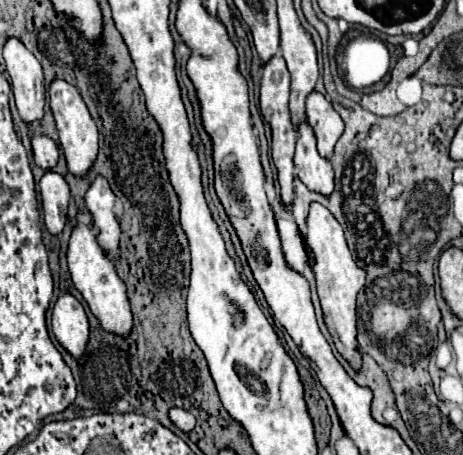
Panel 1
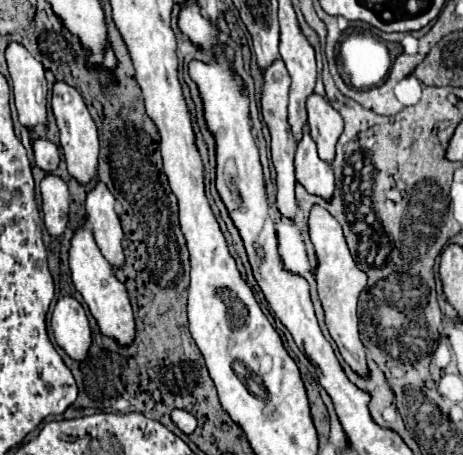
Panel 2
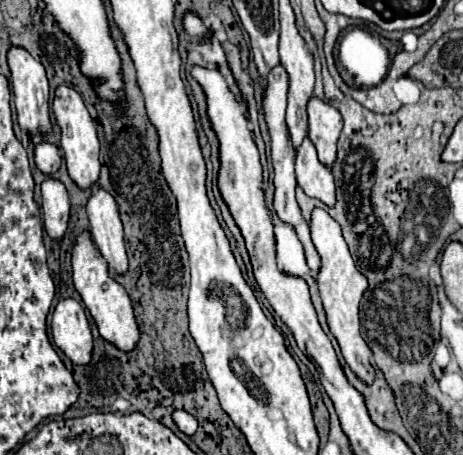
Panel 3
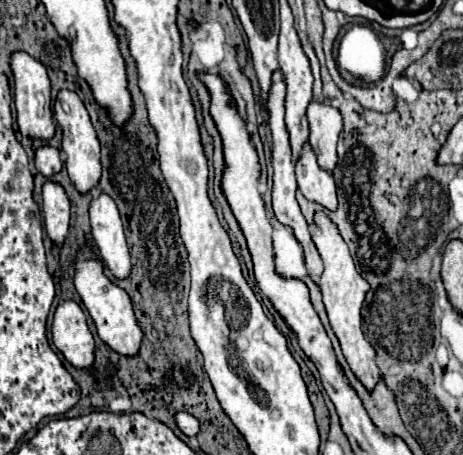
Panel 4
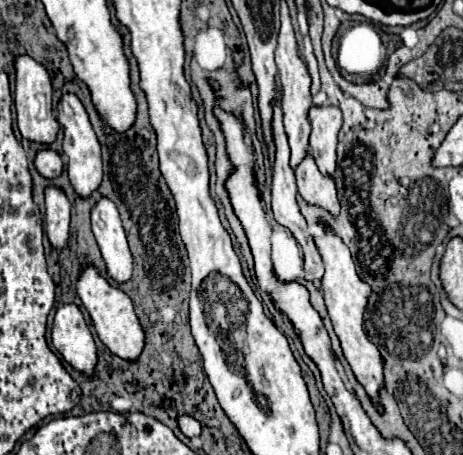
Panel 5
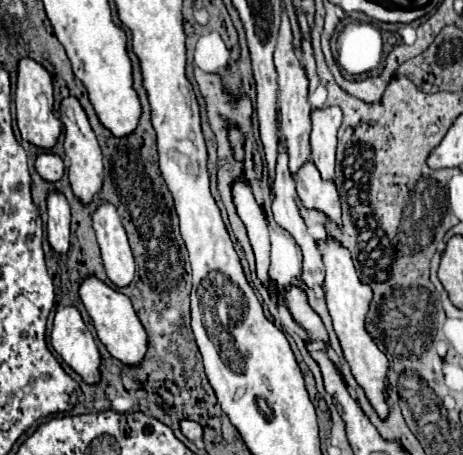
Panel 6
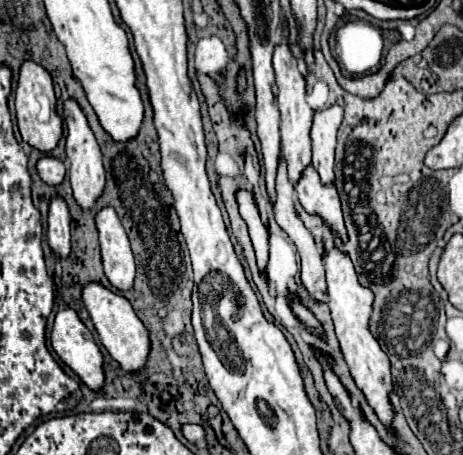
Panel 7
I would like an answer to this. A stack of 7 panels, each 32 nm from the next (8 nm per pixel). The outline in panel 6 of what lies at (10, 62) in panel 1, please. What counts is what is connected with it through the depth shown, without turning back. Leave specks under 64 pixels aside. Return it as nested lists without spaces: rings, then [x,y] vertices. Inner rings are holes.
[[[20,60],[14,102],[16,102],[16,122],[18,122],[18,130],[22,134],[22,140],[26,140],[42,150],[50,150],[58,142],[58,136],[62,132],[62,122],[54,114],[52,78],[44,66],[36,64],[34,60]]]

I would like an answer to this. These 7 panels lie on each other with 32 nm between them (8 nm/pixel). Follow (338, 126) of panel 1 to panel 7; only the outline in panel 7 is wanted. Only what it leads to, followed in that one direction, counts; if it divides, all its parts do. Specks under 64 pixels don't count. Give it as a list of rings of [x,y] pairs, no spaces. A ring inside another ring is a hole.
[[[330,106],[326,110],[314,112],[314,124],[310,130],[312,166],[320,174],[322,184],[334,184],[334,146],[342,118],[344,110],[340,106]]]

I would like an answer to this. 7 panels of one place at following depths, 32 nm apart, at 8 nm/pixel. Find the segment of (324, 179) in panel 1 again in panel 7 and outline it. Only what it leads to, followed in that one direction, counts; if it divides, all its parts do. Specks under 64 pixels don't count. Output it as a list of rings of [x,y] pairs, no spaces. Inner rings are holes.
[[[310,166],[304,170],[304,176],[296,184],[298,200],[304,206],[308,214],[314,214],[322,218],[322,222],[340,238],[344,244],[348,240],[348,232],[344,226],[342,218],[342,208],[340,208],[340,198],[334,186],[324,186],[320,182],[318,172]]]

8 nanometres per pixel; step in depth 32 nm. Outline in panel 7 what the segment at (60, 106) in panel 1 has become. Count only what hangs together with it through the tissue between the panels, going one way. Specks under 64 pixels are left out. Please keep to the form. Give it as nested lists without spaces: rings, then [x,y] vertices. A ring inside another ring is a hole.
[[[68,100],[64,104],[64,114],[66,114],[66,126],[68,126],[68,136],[66,136],[66,156],[70,160],[70,184],[74,198],[82,210],[90,210],[96,200],[102,196],[106,188],[106,172],[102,166],[102,152],[100,146],[86,122],[84,112],[74,100]]]

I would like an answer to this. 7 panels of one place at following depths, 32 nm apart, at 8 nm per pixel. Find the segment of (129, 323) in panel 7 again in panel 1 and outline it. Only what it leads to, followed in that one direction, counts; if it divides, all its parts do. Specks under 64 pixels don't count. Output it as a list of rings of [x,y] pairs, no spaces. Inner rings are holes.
[[[88,212],[78,214],[78,224],[72,230],[70,246],[68,246],[68,268],[76,290],[84,296],[86,304],[90,306],[90,312],[98,318],[100,326],[110,334],[128,338],[132,332],[132,310],[126,296],[126,286],[116,276],[114,264],[106,258],[106,254],[98,246],[96,230],[92,228],[92,216]]]

